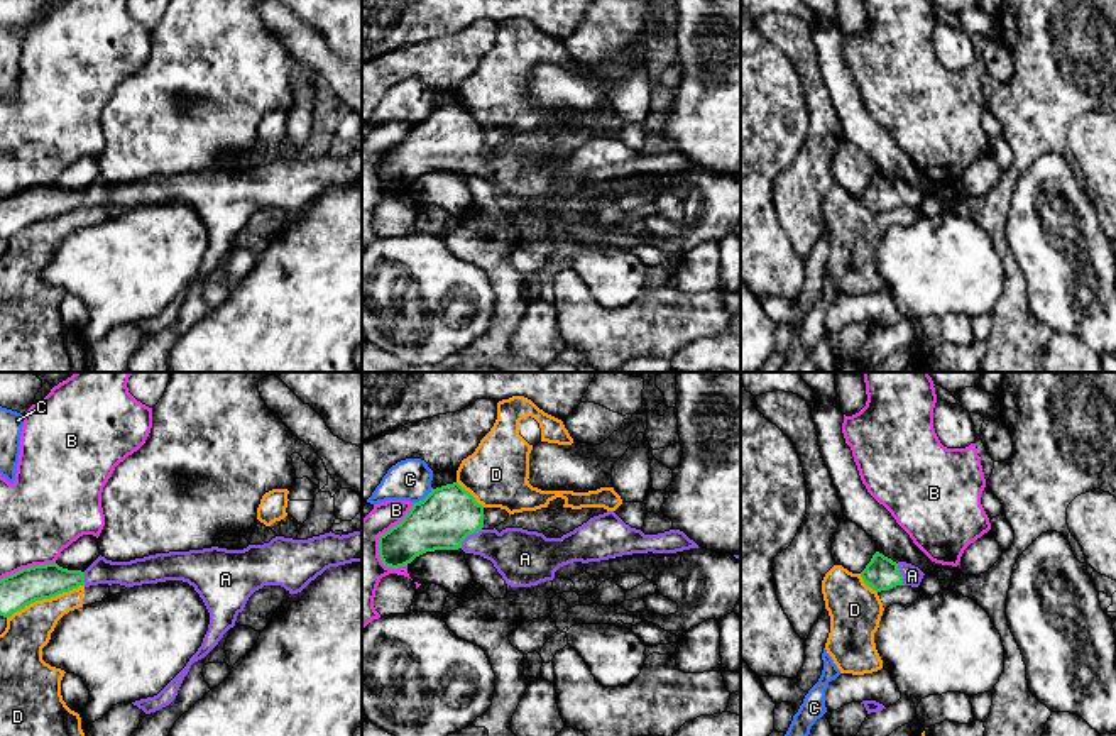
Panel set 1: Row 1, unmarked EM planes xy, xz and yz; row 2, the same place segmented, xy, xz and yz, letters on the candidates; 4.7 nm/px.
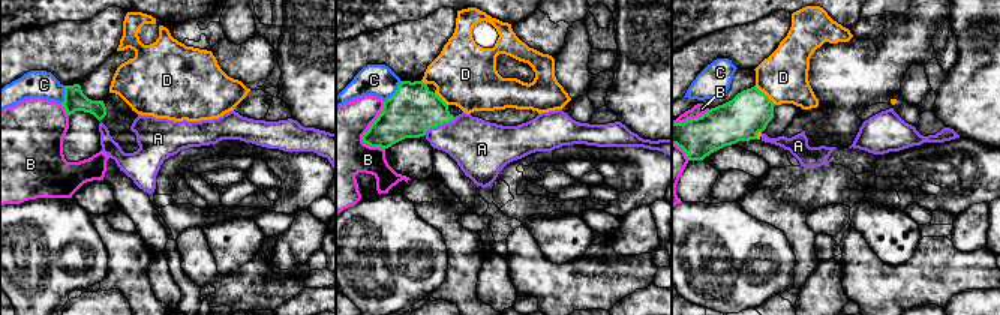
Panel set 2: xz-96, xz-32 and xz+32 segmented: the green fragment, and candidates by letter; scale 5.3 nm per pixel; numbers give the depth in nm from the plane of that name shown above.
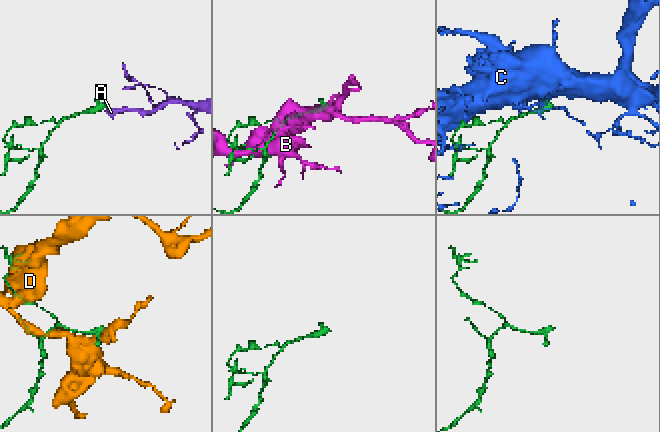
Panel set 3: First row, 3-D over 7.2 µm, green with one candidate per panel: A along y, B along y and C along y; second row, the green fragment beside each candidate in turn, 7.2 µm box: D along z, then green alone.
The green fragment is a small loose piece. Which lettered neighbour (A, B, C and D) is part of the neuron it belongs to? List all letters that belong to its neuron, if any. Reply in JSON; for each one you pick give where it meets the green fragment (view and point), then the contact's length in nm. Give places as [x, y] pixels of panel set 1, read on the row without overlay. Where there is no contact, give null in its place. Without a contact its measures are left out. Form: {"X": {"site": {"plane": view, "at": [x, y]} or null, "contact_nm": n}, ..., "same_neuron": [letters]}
{"A": {"site": {"plane": "xz", "at": [469, 154]}, "contact_nm": 140}, "same_neuron": ["A"]}

